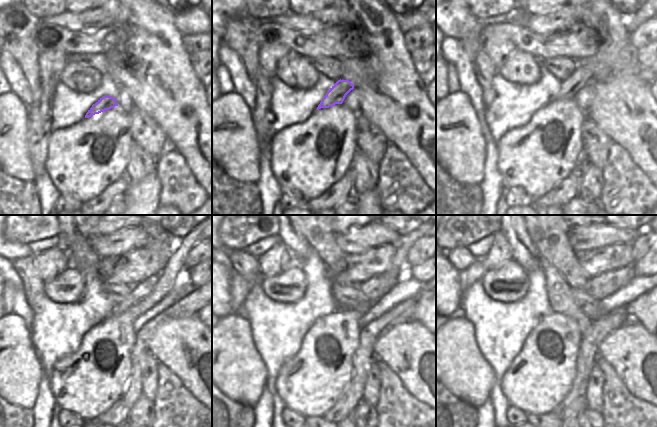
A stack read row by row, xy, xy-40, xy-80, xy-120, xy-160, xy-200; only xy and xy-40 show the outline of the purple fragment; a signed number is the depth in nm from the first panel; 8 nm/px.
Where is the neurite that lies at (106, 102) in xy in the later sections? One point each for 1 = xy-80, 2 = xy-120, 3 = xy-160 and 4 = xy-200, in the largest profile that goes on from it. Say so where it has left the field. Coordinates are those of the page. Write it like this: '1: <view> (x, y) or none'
1: xy-80 (568, 88)
2: xy-120 (142, 290)
3: xy-160 (375, 288)
4: xy-200 (599, 287)

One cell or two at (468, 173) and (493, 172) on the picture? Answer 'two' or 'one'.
two

